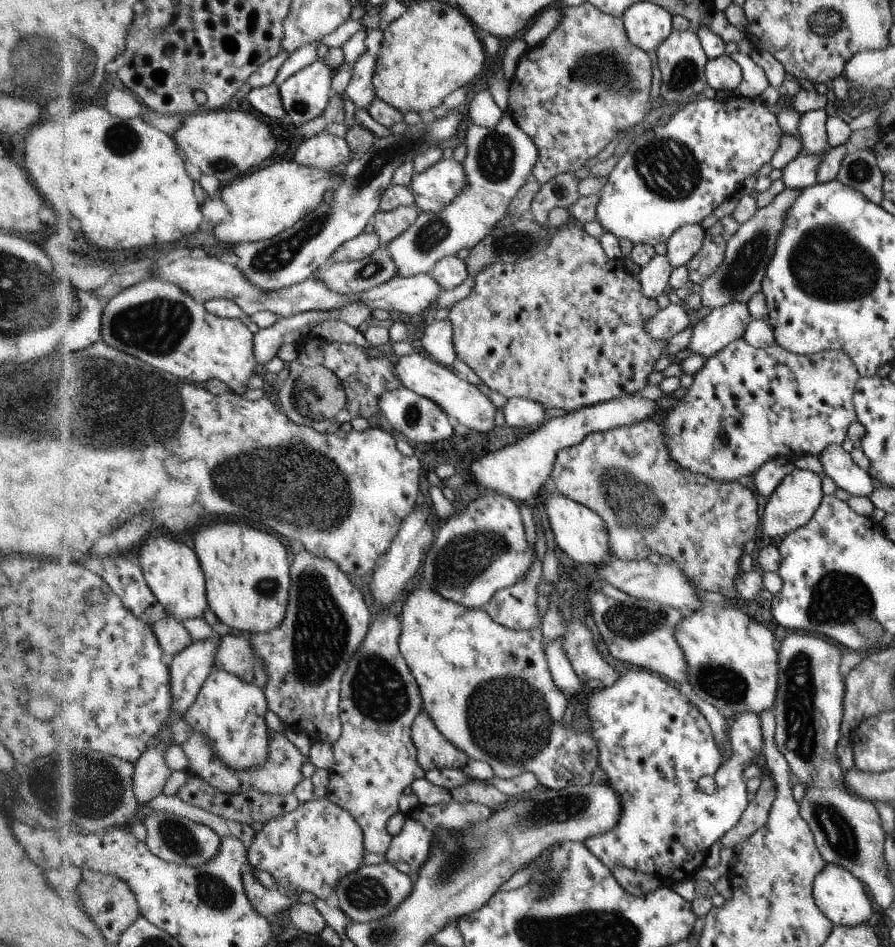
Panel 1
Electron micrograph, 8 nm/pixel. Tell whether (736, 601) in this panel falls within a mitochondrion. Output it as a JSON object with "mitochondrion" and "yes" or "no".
{"mitochondrion":"no"}

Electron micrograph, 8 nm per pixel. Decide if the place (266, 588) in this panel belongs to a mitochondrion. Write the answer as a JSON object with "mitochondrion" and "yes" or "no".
{"mitochondrion":"yes"}

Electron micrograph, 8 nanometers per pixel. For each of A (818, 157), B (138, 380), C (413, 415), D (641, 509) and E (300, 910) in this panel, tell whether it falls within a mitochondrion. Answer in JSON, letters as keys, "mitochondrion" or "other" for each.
{"A":"other","B":"mitochondrion","C":"mitochondrion","D":"mitochondrion","E":"other"}

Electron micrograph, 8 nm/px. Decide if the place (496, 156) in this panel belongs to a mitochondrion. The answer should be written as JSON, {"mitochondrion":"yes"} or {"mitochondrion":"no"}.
{"mitochondrion":"yes"}

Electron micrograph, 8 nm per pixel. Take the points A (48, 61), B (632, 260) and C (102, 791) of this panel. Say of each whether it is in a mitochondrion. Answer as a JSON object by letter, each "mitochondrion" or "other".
{"A":"mitochondrion","B":"other","C":"mitochondrion"}

